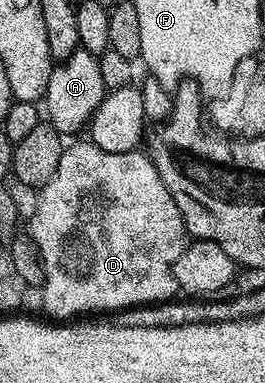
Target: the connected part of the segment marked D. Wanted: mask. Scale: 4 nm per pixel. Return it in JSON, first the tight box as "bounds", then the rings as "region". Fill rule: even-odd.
{"bounds":[28,143,188,319],"region":[[[93,143],[86,145],[67,144],[62,151],[60,167],[56,167],[56,175],[48,179],[48,183],[37,190],[38,202],[34,205],[34,214],[30,217],[30,229],[28,236],[34,241],[38,248],[38,254],[42,260],[43,282],[40,286],[42,292],[42,305],[51,313],[54,319],[74,319],[77,313],[102,313],[105,309],[121,311],[131,307],[141,307],[151,303],[161,303],[171,300],[175,296],[176,286],[174,283],[174,264],[176,259],[186,250],[188,234],[186,224],[172,199],[168,195],[168,187],[164,187],[164,179],[156,171],[154,162],[150,160],[145,152],[135,151],[133,153],[113,153],[96,147]]]}

